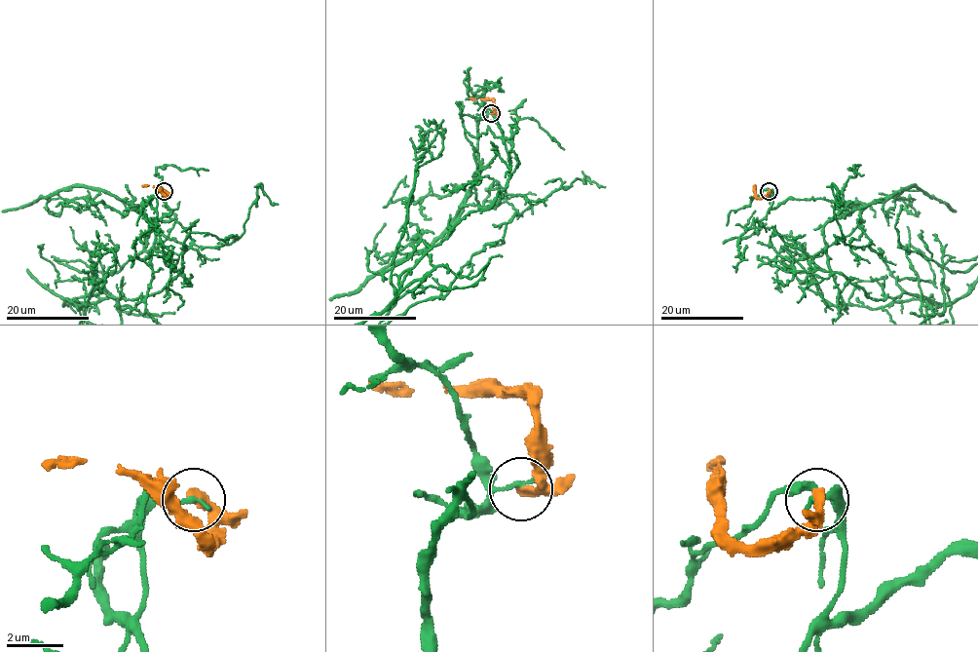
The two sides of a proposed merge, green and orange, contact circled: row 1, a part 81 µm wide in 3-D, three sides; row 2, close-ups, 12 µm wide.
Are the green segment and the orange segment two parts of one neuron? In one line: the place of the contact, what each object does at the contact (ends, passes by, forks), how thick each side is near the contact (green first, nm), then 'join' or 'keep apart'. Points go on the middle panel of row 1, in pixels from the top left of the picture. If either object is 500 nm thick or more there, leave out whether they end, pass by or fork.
at (491, 113); green ends there; orange ends there; 170 nm thick on the green side, 360 nm on the other; keep apart

